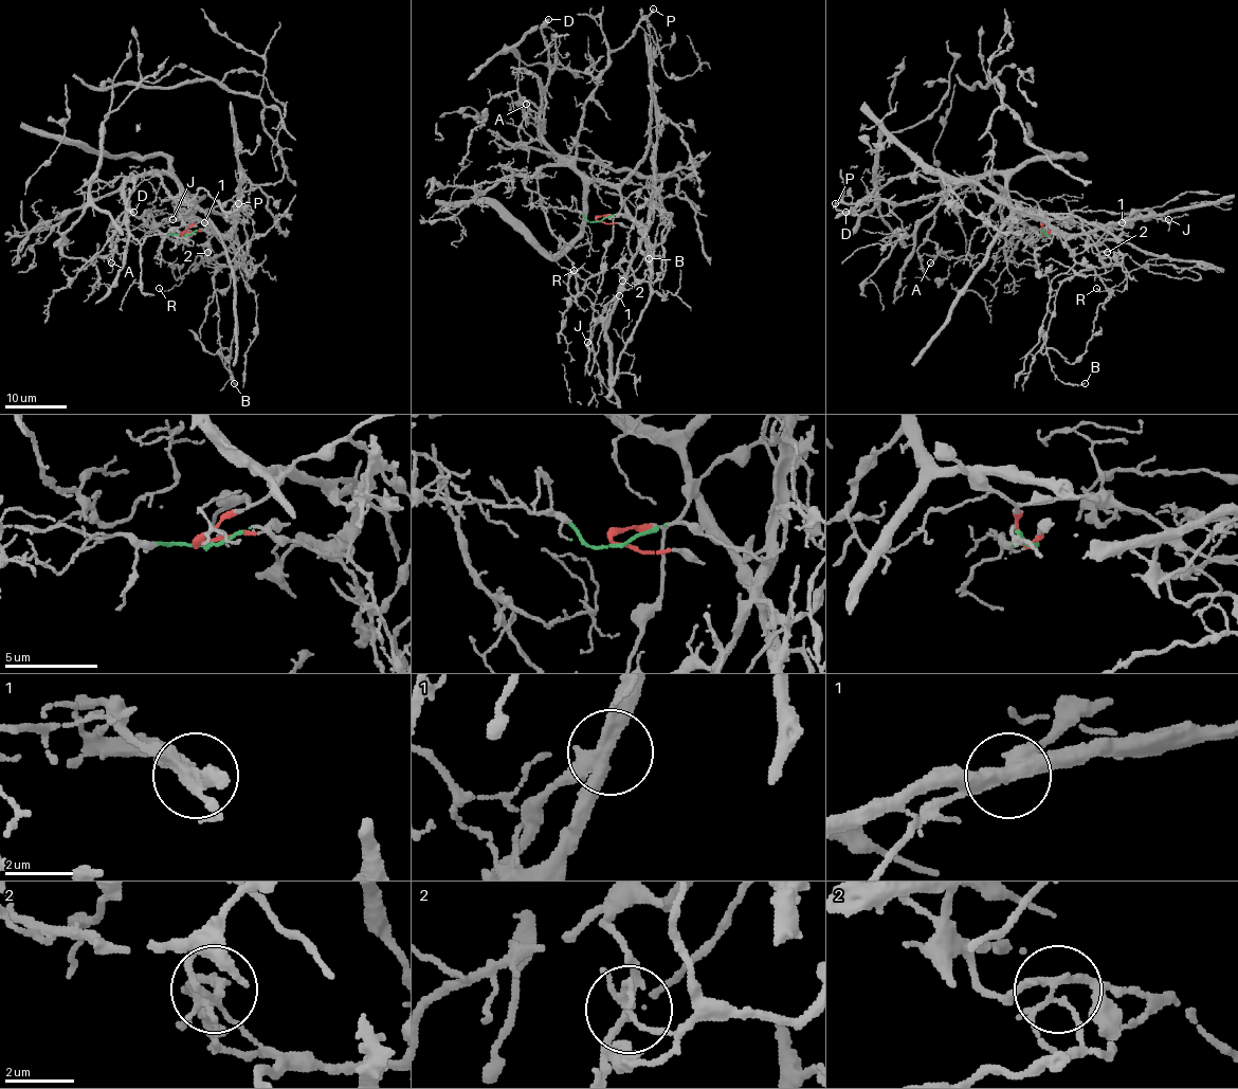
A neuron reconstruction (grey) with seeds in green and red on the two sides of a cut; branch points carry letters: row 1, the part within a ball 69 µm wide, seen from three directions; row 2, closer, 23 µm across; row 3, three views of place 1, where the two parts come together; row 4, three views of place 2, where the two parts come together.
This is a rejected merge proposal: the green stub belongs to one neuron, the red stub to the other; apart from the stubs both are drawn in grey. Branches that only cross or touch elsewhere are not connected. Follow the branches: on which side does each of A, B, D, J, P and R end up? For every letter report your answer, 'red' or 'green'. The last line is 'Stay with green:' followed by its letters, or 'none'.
A: red
B: red
D: red
J: green
P: red
R: green
Stay with green: J, R

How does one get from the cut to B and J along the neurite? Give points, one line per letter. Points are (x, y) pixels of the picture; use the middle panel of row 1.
B: (598, 220), (622, 205), (662, 270), (652, 282), (639, 282), (631, 265), (634, 220), (649, 239), (649, 259)
J: (598, 220), (624, 214), (642, 223), (645, 236), (617, 305), (594, 325), (592, 338), (587, 342)

